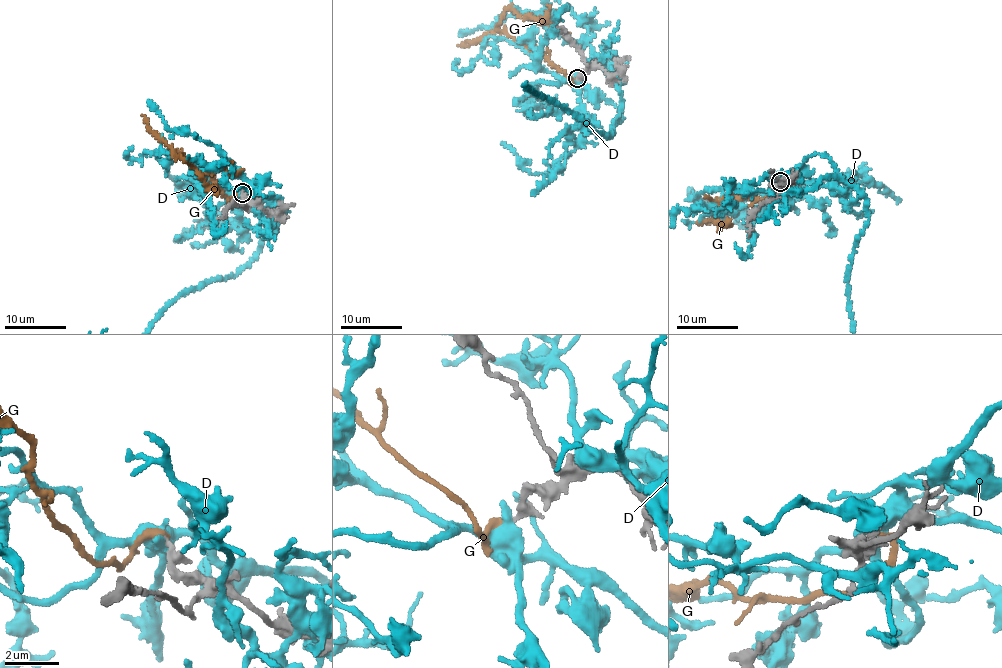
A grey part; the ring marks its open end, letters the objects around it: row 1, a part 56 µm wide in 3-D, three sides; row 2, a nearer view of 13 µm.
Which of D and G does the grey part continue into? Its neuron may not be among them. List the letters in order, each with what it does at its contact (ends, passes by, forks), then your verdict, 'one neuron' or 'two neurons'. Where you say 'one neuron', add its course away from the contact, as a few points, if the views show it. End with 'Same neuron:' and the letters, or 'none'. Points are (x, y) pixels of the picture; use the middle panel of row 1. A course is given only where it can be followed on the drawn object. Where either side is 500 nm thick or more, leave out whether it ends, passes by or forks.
D: two neurons
G: it ends; one neuron; course (577, 78), (571, 81), (535, 48), (515, 41), (496, 27), (506, 8), (529, 20), (545, 20), (568, 34)
Same neuron: G

